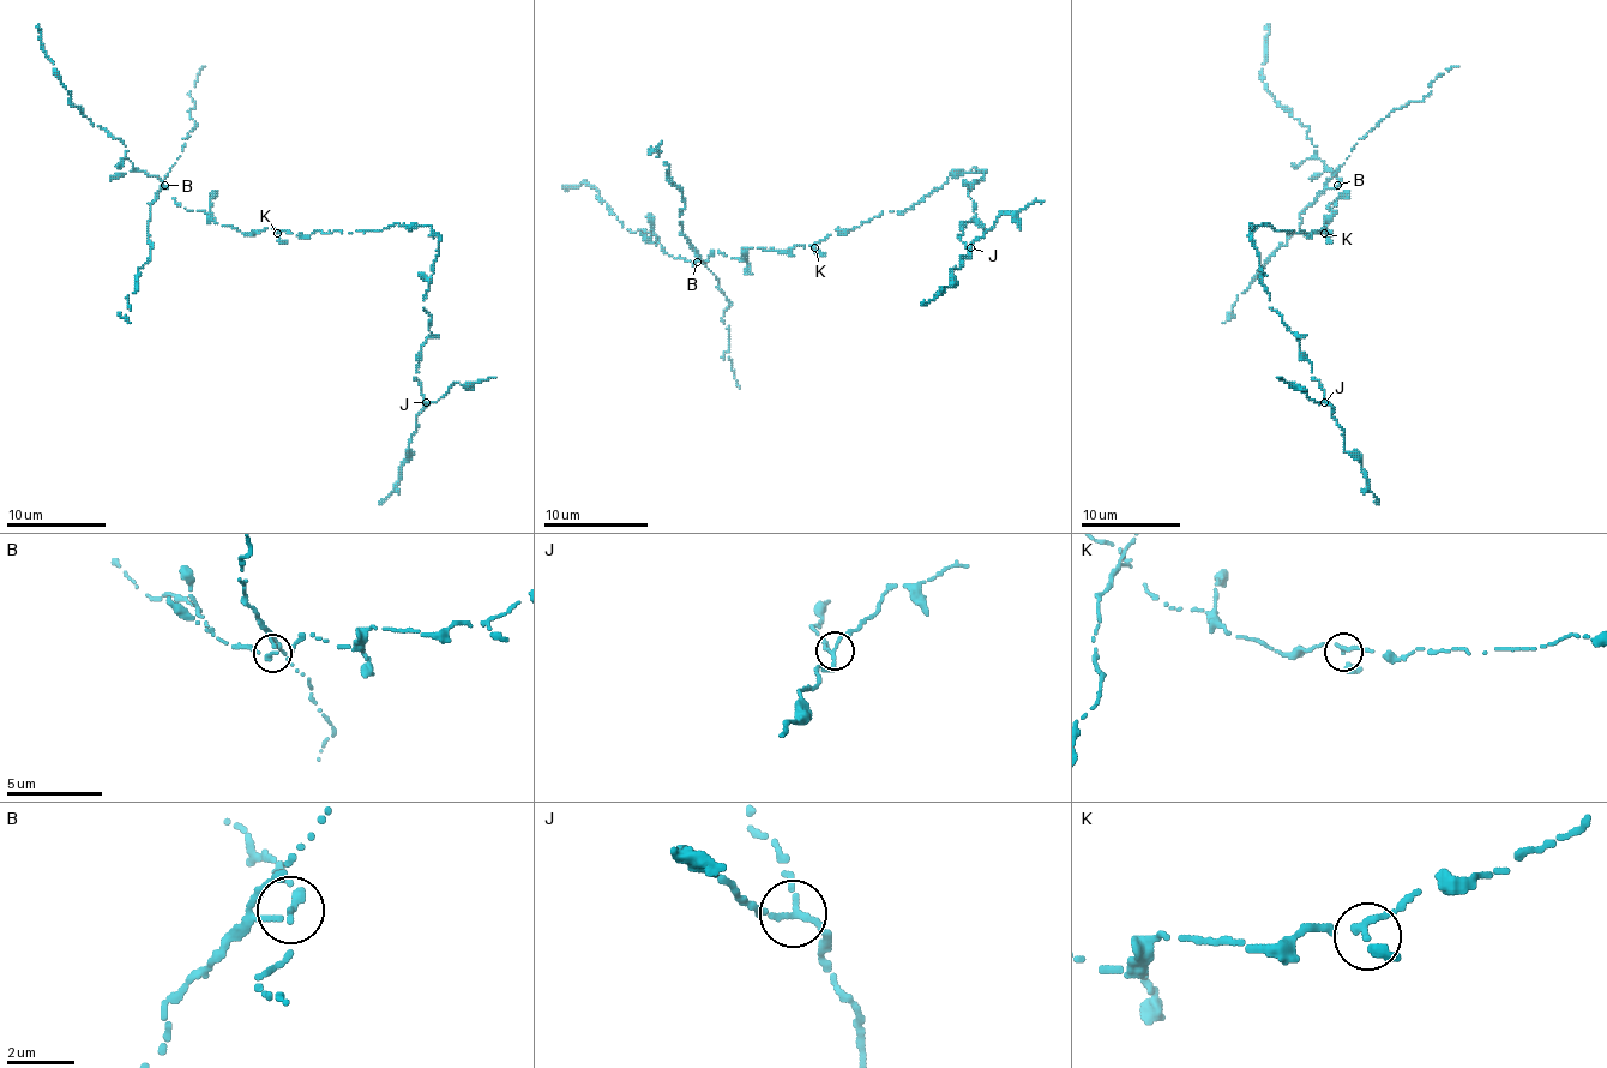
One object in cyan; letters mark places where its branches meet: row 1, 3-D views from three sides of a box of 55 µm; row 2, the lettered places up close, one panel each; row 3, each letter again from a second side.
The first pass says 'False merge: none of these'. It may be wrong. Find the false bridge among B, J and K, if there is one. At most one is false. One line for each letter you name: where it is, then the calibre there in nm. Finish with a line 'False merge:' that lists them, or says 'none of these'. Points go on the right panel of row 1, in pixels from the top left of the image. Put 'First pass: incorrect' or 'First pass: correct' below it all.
B: (1337, 185) | 180 nm
False merge: B
First pass: incorrect

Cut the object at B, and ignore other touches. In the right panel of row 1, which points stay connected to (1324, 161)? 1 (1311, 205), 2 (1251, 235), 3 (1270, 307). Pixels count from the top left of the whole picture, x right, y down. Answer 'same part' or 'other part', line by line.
1: other part
2: same part
3: same part

